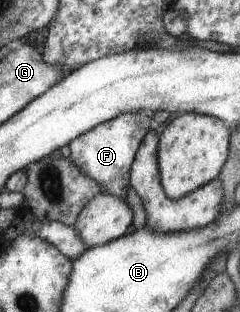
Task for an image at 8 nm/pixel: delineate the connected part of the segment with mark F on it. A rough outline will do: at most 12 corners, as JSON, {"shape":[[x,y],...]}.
{"shape":[[122,114],[69,143],[71,160],[127,199],[150,117]]}

